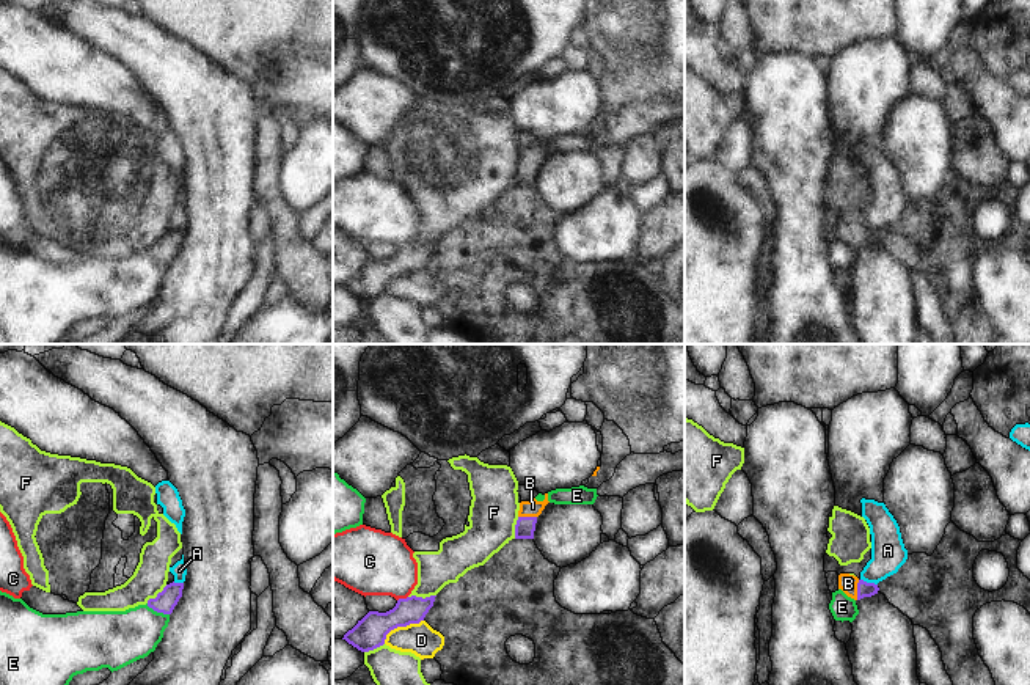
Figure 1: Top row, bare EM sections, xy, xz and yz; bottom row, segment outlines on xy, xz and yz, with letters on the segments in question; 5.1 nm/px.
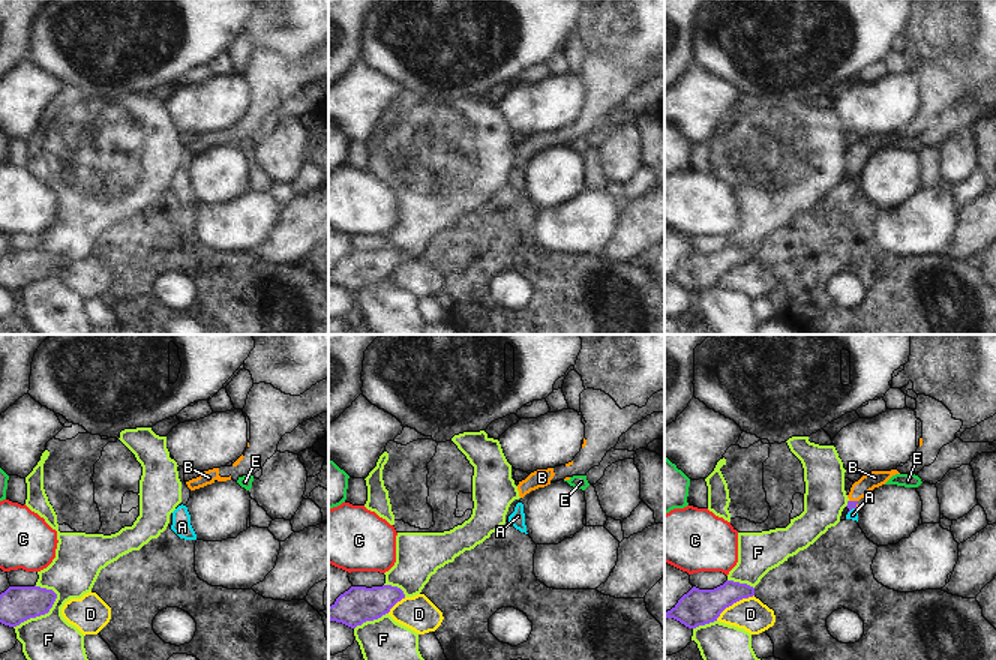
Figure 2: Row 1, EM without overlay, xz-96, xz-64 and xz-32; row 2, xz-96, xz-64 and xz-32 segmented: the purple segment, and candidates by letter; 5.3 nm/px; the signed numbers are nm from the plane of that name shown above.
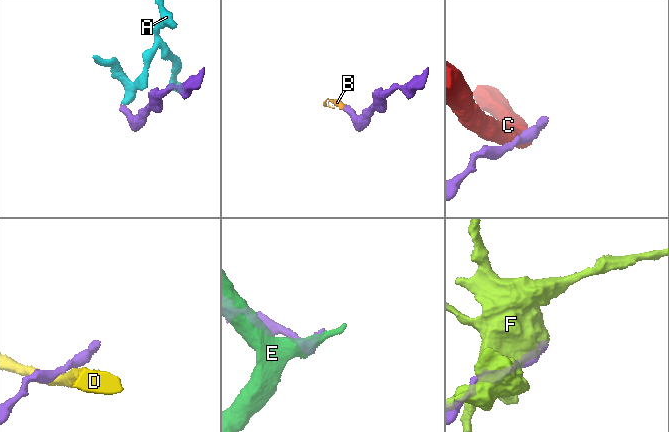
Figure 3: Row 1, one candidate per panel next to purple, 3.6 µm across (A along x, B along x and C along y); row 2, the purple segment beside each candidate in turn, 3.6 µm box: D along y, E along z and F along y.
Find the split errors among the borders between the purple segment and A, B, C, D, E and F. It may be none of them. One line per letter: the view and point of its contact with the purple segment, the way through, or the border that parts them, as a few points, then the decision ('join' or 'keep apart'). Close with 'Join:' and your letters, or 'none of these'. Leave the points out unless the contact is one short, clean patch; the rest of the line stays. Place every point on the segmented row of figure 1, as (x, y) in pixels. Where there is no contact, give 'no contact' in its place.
A: yz (869, 583) | along yz (861, 578), (876, 585) | keep apart
B: yz (858, 589) | across yz (864, 589), (858, 589), (848, 583) | join
C: xz (402, 599) | keep apart
D: xz (401, 626) | along xz (423, 619), (394, 627), (383, 643) | keep apart
E: xy (157, 611) | keep apart
F: xz (421, 597) | keep apart
Join: B

